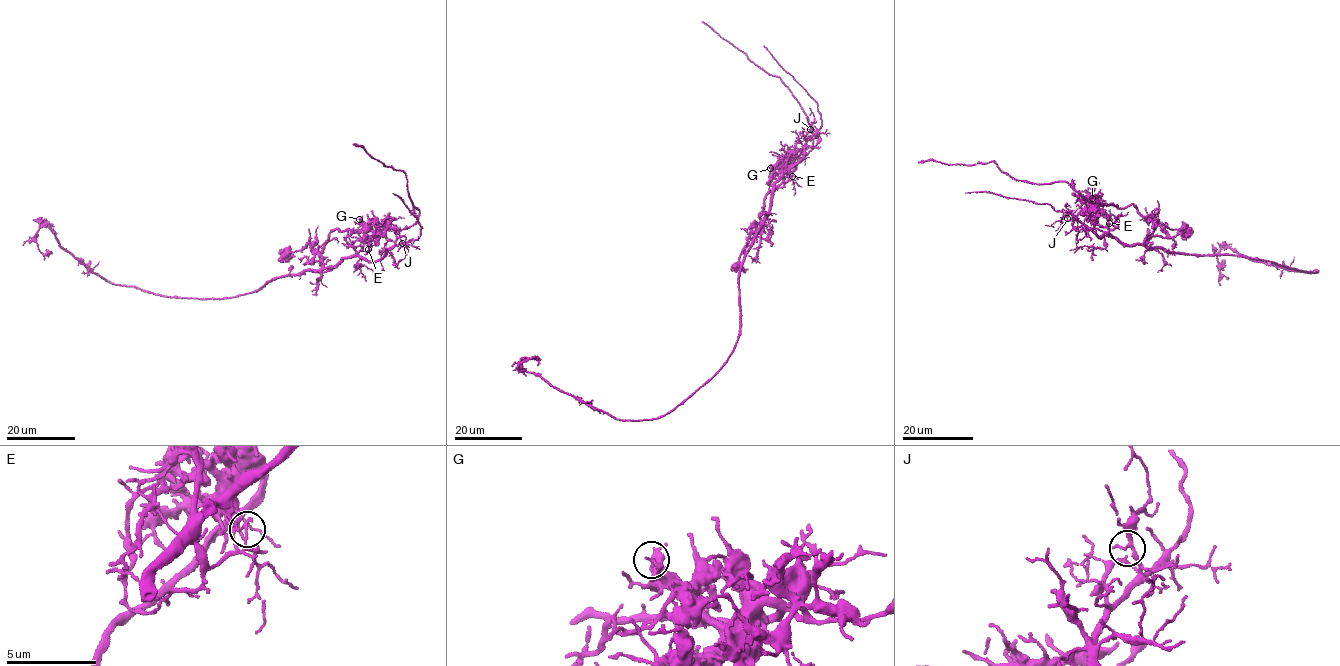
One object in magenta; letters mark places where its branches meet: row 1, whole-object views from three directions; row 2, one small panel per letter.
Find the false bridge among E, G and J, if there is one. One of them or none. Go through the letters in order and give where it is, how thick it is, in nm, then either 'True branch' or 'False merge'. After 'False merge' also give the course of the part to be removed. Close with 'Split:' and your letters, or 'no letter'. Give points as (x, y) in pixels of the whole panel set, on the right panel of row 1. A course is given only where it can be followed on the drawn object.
E: Place: (1109, 223). Thickness 140 nm. False merge. Course of the part to remove: (1109, 223), (1126, 244), (1317, 270), (1290, 271), (1223, 247), (1218, 279), (1229, 278)
G: Place: (1092, 198). Thickness 140 nm. True branch
J: Place: (1067, 218). Thickness 150 nm. True branch
Split: E

